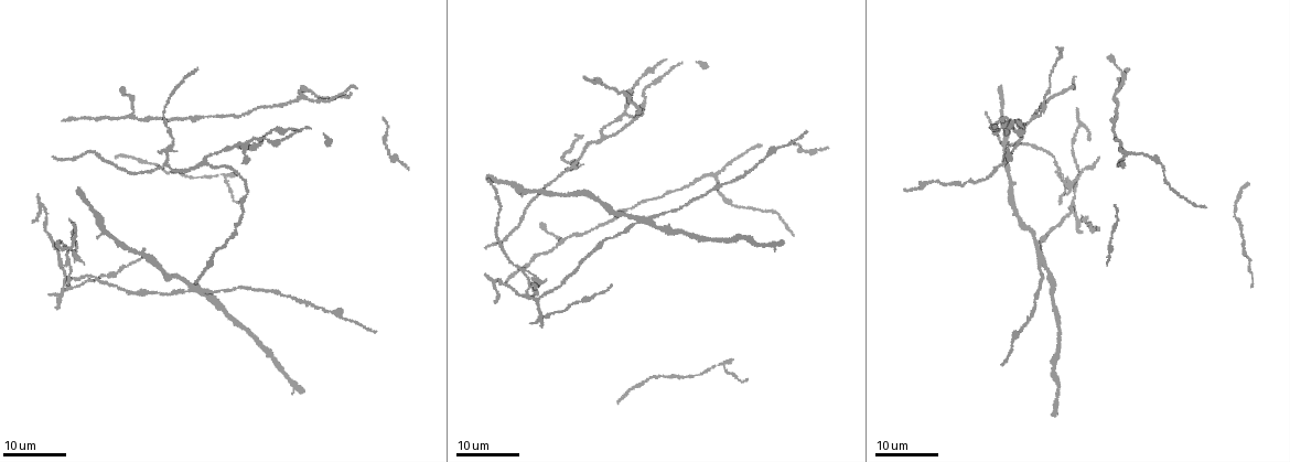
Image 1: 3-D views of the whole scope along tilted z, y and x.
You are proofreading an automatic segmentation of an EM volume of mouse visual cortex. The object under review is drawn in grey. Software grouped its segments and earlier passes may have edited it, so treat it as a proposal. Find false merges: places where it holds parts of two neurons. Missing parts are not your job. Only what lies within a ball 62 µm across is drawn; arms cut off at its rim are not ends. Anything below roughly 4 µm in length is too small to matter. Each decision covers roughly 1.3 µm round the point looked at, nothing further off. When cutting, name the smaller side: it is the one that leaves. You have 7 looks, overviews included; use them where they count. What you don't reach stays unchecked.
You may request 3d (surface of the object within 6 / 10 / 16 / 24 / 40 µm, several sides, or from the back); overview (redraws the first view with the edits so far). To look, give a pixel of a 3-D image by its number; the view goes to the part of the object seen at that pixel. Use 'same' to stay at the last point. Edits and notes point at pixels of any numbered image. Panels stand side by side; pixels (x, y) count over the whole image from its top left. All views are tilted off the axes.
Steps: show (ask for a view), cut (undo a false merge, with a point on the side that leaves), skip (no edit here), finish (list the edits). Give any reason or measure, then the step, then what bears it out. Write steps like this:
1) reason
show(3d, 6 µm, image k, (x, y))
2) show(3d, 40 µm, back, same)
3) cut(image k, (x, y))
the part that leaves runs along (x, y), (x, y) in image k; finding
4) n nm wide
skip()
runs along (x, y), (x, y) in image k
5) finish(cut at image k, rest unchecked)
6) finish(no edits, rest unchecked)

three-way junction
show(3d, 24 µm, image 1, (522, 267))

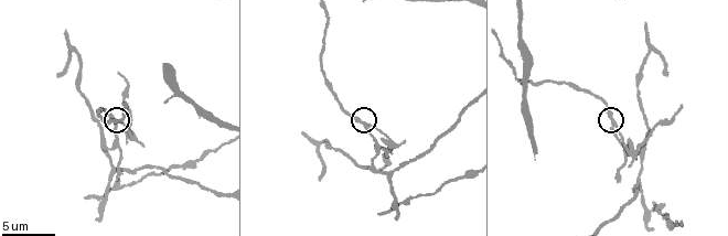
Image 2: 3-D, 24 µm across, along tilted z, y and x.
show(3d, 6 µm, image 2, (614, 119))

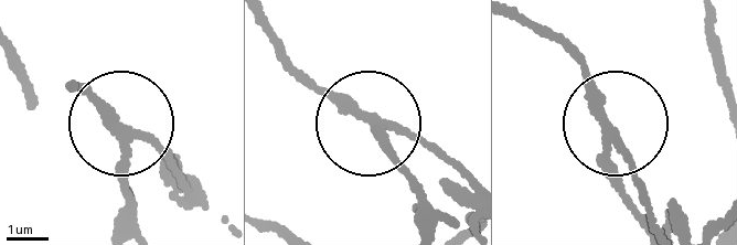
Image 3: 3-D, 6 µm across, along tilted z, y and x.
cut(image 3, (170, 148))
the part that leaves runs along (123, 168), (116, 115), (75, 86) in image 3; two neurons meet here

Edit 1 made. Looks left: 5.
show(3d, 16 µm, image 1, (1019, 123))

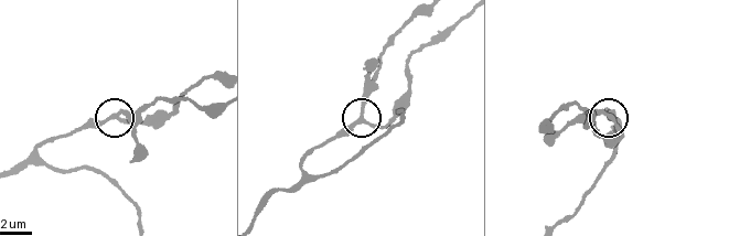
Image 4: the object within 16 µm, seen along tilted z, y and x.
closer look
show(3d, 10 µm, image 4, (114, 115))

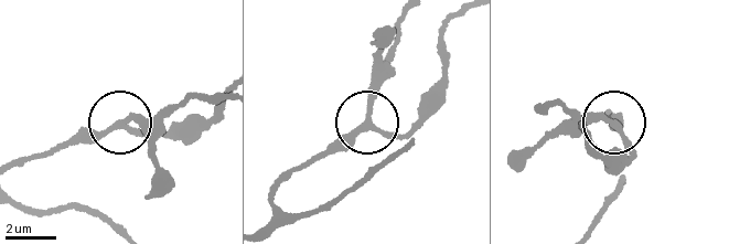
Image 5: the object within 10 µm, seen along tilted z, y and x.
3 arms
skip()
one neuron here

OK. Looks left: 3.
a fork
show(3d, 24 µm, image 1, (1126, 151))

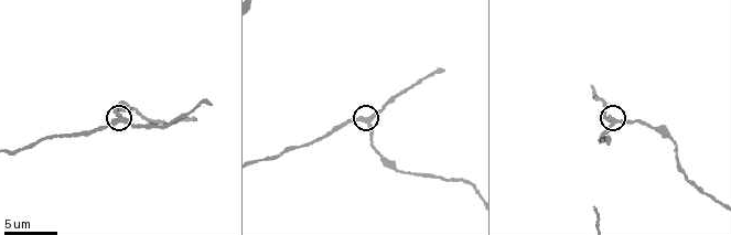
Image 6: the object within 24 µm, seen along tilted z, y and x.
show(3d, 10 µm, image 6, (119, 117))

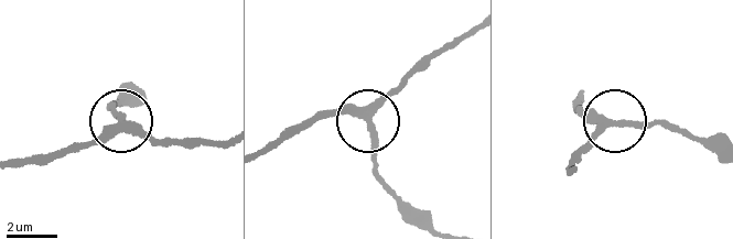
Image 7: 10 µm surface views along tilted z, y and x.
side arm 19 µm
skip()
runs along (582, 98), (590, 121), (670, 123) in image 7; one neuron here

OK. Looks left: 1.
finish(cut at image 3, rest unchecked)

